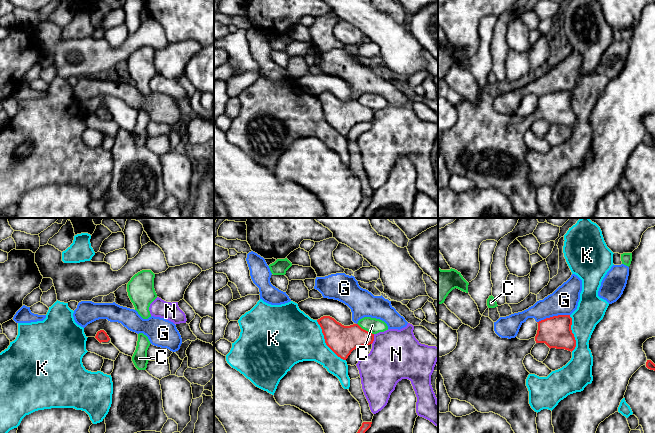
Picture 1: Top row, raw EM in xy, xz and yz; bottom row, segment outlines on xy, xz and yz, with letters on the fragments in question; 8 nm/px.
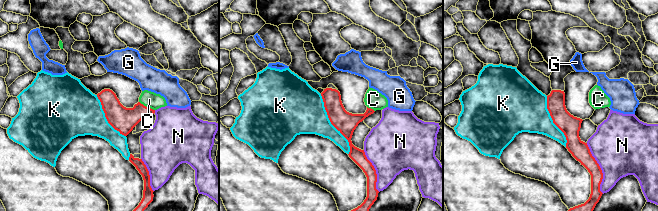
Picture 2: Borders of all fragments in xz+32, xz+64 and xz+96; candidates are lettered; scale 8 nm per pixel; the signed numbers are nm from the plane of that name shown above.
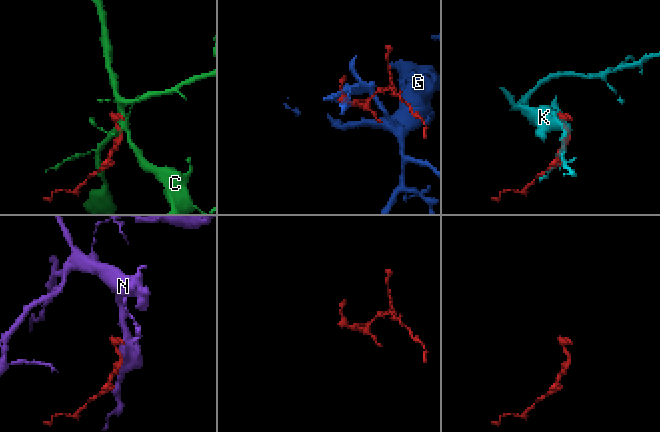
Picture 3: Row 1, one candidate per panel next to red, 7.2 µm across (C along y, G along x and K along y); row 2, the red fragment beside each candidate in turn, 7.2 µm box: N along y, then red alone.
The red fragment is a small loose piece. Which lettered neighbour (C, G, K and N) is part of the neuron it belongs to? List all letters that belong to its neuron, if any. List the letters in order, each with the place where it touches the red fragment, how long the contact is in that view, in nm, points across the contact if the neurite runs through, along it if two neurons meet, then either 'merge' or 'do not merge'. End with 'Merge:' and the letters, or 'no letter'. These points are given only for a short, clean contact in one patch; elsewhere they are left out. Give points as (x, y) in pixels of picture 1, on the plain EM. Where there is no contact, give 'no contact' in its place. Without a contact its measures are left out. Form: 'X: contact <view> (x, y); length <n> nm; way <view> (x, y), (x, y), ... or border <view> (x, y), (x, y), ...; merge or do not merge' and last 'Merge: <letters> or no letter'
C: contact xz (365, 106); length 160 nm; do not merge
G: contact yz (553, 92); length 280 nm; do not merge
K: contact xz (325, 118); length 400 nm; do not merge
N: contact xz (373, 115); length 80 nm; do not merge
Merge: no letter

